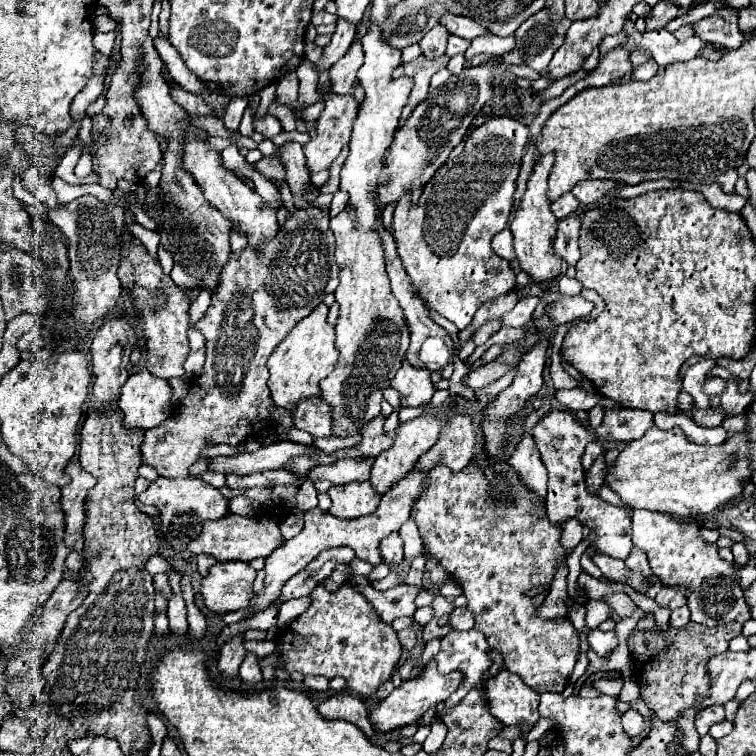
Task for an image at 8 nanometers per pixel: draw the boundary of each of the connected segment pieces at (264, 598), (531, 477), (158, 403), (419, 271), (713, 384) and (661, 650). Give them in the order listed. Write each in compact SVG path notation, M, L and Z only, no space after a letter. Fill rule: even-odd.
M415 468L413 472L409 472L409 476L405 476L399 484L395 484L395 488L391 488L389 496L381 498L381 504L375 512L375 516L365 516L363 520L339 520L331 514L325 514L323 510L315 508L311 512L305 514L305 528L301 530L299 536L291 538L285 542L285 546L277 548L273 552L273 556L269 556L265 560L265 590L261 594L255 594L249 600L249 608L247 614L253 616L265 608L269 608L273 604L273 600L279 596L283 584L295 576L297 572L301 572L319 552L329 550L329 548L337 548L337 546L349 546L355 550L359 560L365 560L369 564L379 564L381 562L381 550L379 544L383 538L387 538L391 532L397 532L403 522L409 520L411 516L411 504L415 504L415 500L423 494L423 488L427 488L427 472Z
M529 434L521 438L519 446L513 450L509 458L509 464L519 474L527 490L535 492L545 502L547 500L547 470L543 468L543 462L539 460L539 452L535 452L535 444L531 442Z
M147 370L129 376L119 396L123 426L129 430L159 426L171 414L171 390L167 380L151 376Z
M507 116L493 118L467 136L465 150L459 158L447 160L445 168L435 172L435 180L431 180L431 184L423 188L423 194L415 208L403 208L403 204L395 208L391 228L397 244L397 254L403 262L405 272L409 274L417 294L427 302L427 306L431 310L437 310L443 318L451 320L459 332L471 326L473 314L483 302L499 294L507 294L515 286L515 274L509 268L509 262L499 258L491 250L491 238L501 232L509 222L515 180L521 168L519 152L525 152L527 142L527 126Z
M709 378L703 386L703 392L707 392L709 396L711 394L721 394L725 390L725 380L723 378Z
M689 622L683 628L653 628L629 636L629 652L633 656L633 678L639 684L639 694L649 706L649 710L663 722L675 720L681 710L689 704L705 700L709 688L707 660L715 654L723 654L729 648L729 640L741 634L739 622L729 622L727 626L701 626Z

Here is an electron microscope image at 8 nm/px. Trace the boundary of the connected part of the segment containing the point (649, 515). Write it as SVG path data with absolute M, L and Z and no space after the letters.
M633 510L633 544L647 554L653 574L663 584L685 584L689 590L699 588L703 578L709 576L733 576L733 562L725 562L717 554L717 544L709 544L699 538L699 524L663 516L659 512Z

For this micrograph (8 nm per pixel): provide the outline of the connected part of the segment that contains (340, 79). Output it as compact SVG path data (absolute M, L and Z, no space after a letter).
M353 42L351 48L347 50L347 54L329 68L329 78L331 78L331 92L333 94L349 94L353 96L359 106L365 100L365 92L359 86L355 74L359 70L359 66L363 64L363 48L361 42Z

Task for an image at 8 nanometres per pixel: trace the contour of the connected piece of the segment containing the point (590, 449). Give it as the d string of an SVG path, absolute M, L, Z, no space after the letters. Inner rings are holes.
M591 442L591 444L587 444L585 454L583 454L583 468L589 470L589 466L593 464L593 460L595 460L597 456L601 456L601 454L603 454L603 446L601 446L599 442Z

